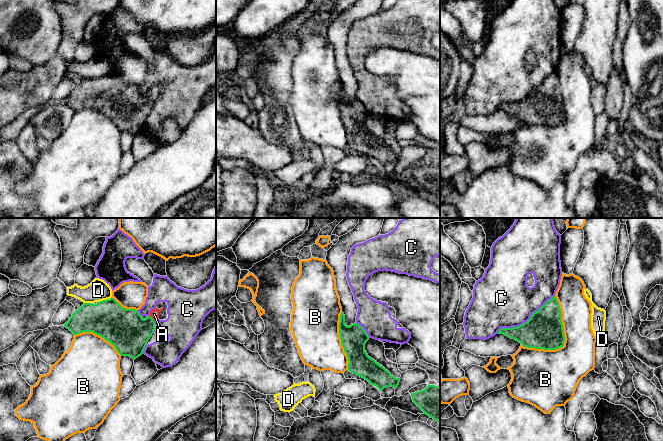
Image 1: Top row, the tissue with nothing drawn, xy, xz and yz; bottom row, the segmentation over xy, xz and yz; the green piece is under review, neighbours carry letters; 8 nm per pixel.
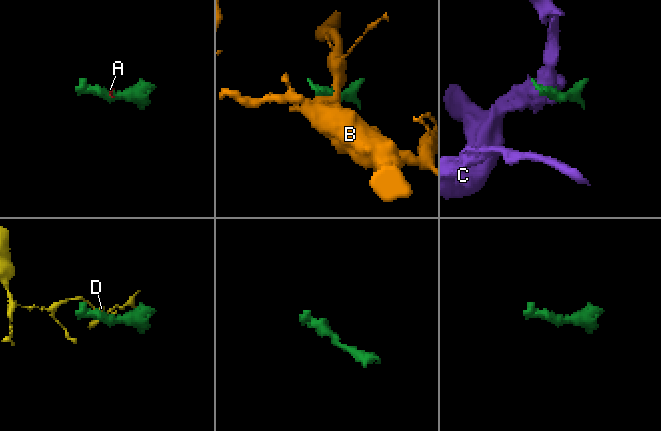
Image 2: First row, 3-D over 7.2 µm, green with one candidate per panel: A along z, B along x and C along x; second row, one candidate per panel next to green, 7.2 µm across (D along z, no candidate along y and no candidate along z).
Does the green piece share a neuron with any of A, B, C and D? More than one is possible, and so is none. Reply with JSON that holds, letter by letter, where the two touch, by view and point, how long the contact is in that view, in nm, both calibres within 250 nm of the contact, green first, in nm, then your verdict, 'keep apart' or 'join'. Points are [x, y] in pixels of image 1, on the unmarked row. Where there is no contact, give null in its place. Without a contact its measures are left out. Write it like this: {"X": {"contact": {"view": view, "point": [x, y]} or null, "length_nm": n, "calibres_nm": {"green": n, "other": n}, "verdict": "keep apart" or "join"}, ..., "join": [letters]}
{"A": {"contact": {"view": "xy", "point": [152, 94]}, "length_nm": 70, "calibres_nm": {"green": 320, "other": 70}, "verdict": "join"}, "B": {"contact": {"view": "yz", "point": [564, 116]}, "length_nm": 500, "calibres_nm": {"green": 300, "other": 340}, "verdict": "keep apart"}, "C": {"contact": {"view": "yz", "point": [525, 98]}, "length_nm": 550, "calibres_nm": {"green": 300, "other": 440}, "verdict": "keep apart"}, "D": {"contact": {"view": "xy", "point": [104, 76]}, "length_nm": 130, "calibres_nm": {"green": 300, "other": 180}, "verdict": "keep apart"}, "join": ["A"]}

